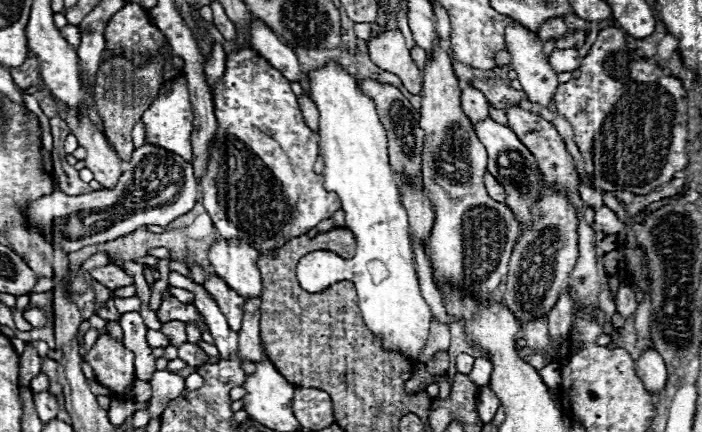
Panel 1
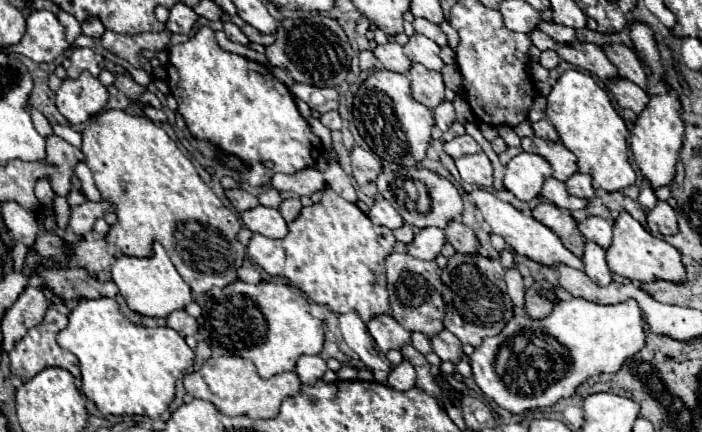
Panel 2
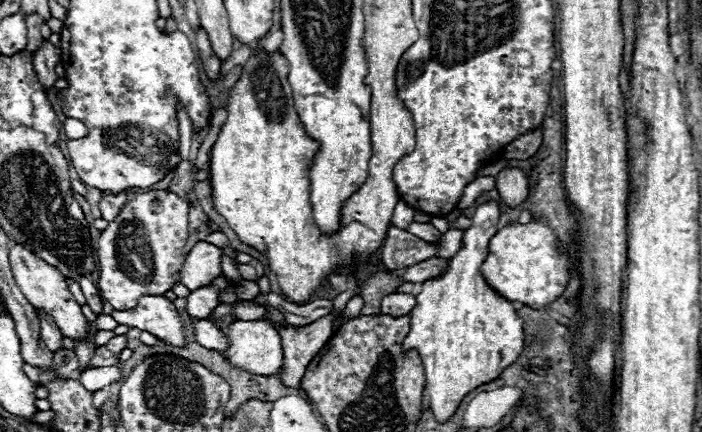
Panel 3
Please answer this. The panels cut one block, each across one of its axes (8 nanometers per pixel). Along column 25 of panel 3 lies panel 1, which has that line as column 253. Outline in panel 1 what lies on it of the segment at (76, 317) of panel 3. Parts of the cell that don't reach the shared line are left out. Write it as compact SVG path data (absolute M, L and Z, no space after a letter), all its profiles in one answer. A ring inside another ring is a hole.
M216 240L208 250L214 272L240 296L252 298L262 294L258 272L258 250L240 240Z

